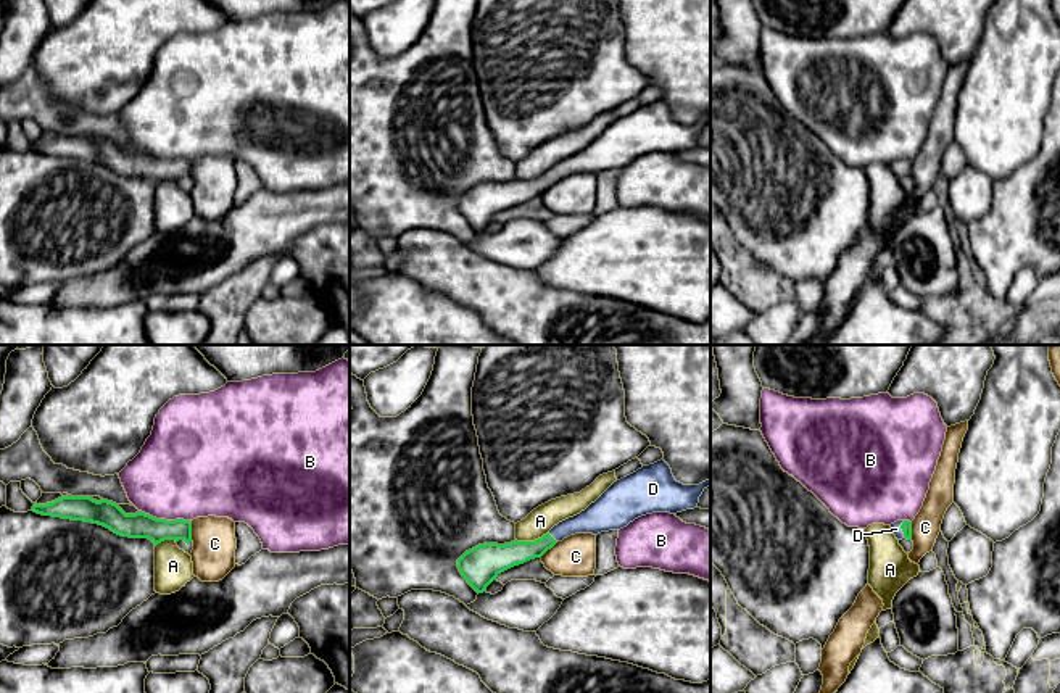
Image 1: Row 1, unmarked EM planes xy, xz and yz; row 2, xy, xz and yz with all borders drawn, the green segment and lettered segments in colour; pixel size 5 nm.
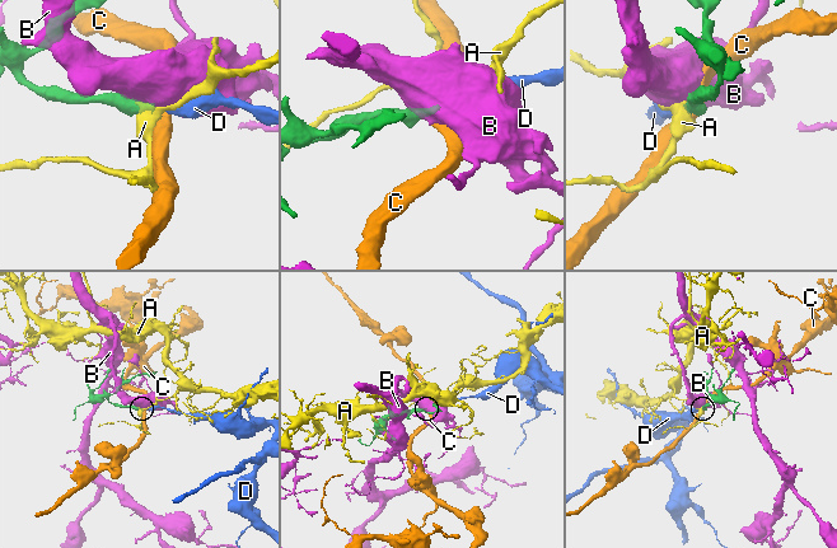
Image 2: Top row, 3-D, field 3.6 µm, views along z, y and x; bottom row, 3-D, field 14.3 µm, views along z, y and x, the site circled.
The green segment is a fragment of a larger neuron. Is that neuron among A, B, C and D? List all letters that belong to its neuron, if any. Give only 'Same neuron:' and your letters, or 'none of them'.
Same neuron: D

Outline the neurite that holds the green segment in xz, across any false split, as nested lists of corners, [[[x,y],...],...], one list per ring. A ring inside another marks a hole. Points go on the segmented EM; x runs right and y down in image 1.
[[[660,459],[614,482],[585,511],[559,522],[541,538],[535,542],[514,540],[504,545],[478,545],[458,559],[458,569],[477,593],[483,593],[501,572],[541,558],[557,542],[570,535],[598,535],[601,532],[620,530],[646,514],[677,514],[694,509],[707,487],[710,487],[710,479],[699,485],[677,482],[670,466]]]

